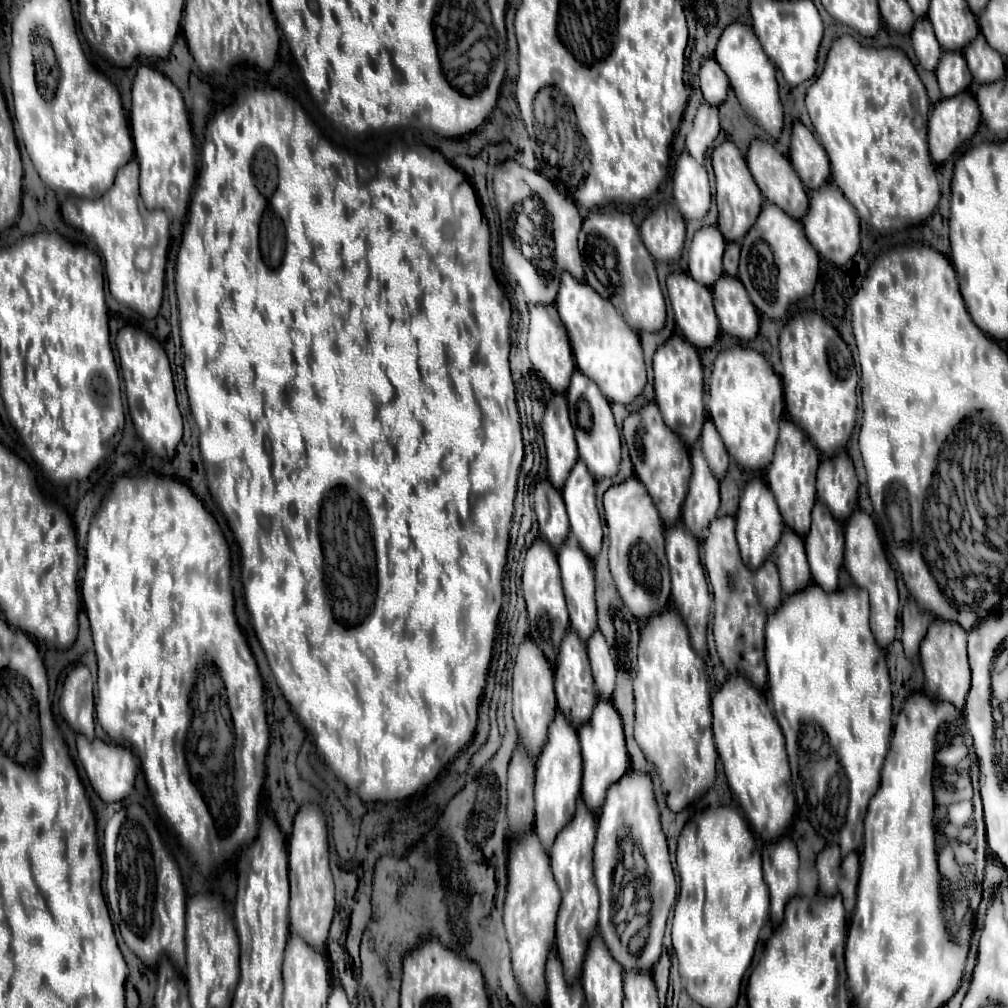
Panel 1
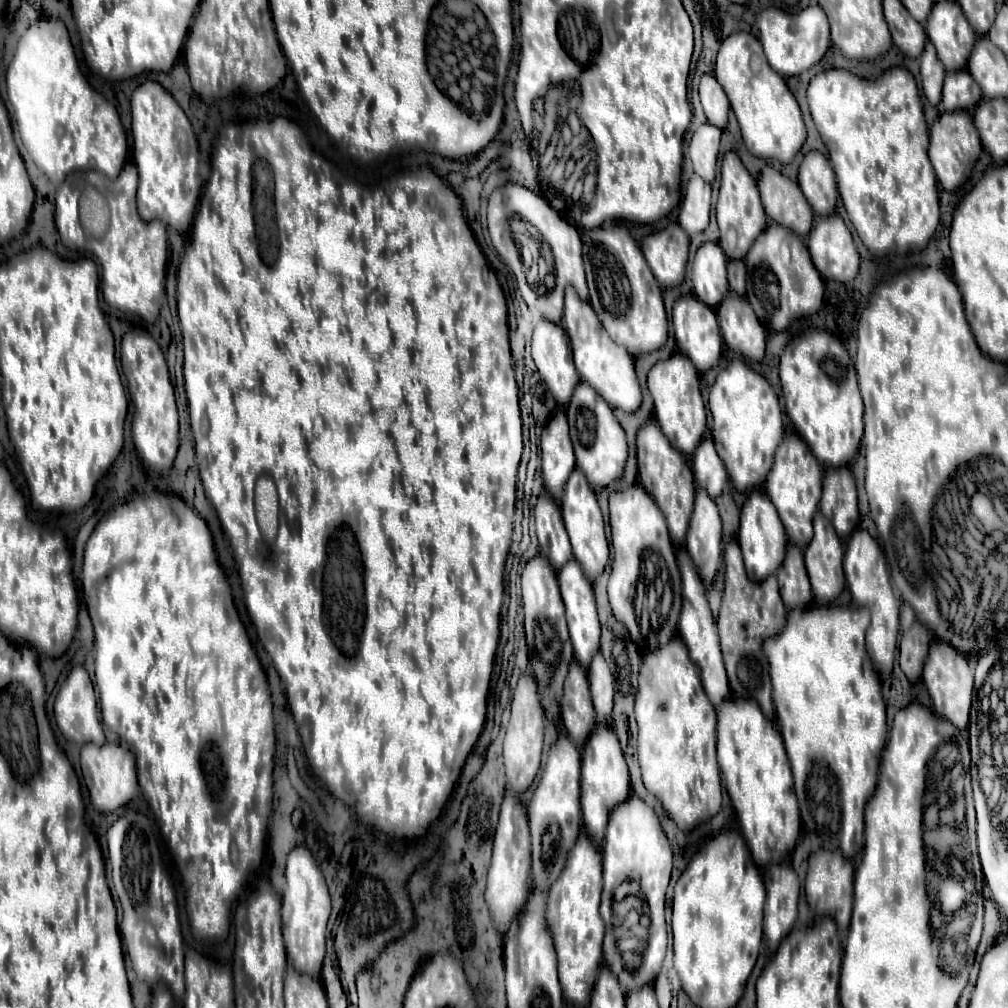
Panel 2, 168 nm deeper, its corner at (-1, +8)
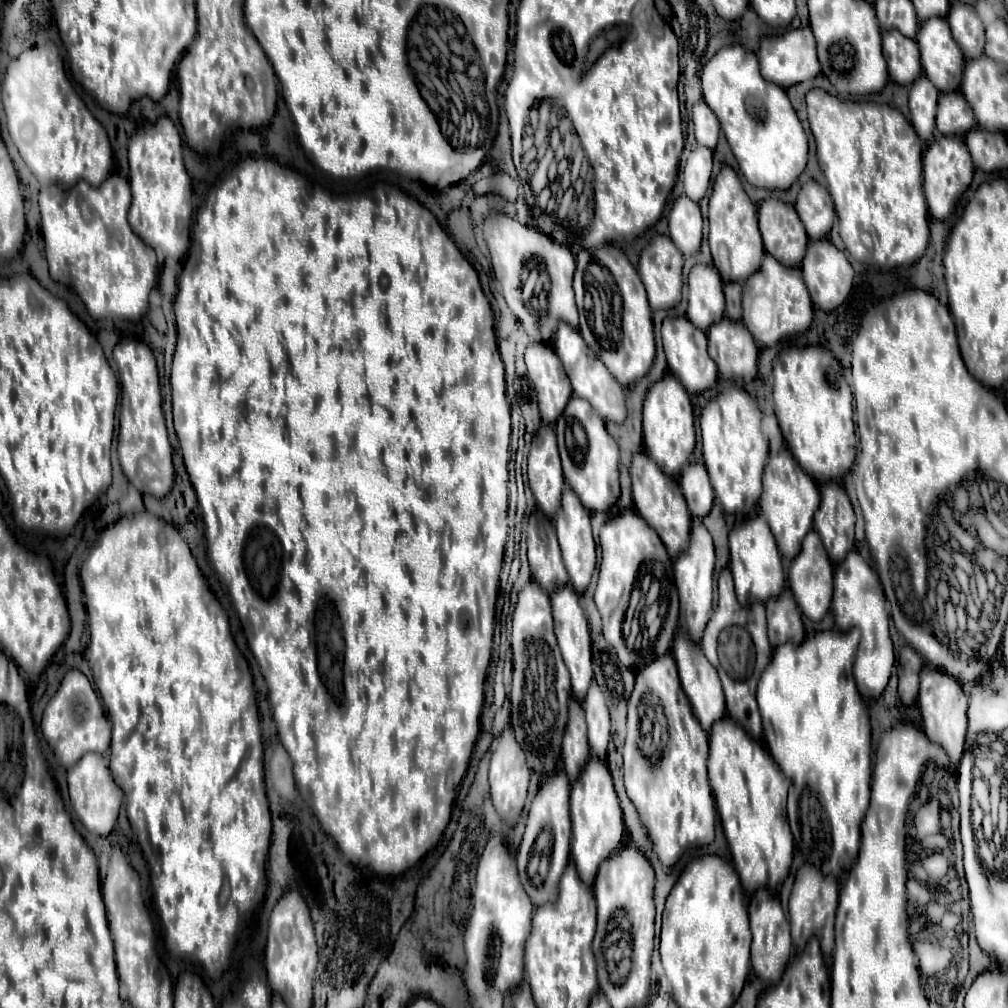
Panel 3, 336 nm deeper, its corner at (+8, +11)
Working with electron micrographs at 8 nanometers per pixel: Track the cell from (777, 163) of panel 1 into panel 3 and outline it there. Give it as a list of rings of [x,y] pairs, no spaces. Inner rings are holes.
[[[774,197],[764,199],[758,207],[758,219],[766,251],[784,265],[800,265],[806,253],[808,235],[796,209]]]

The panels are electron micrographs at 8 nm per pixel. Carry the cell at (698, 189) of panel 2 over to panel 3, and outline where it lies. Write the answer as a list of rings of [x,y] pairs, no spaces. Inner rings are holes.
[[[686,195],[676,197],[668,215],[668,227],[672,241],[678,245],[678,249],[682,249],[684,255],[696,253],[702,243],[704,227],[700,205]]]

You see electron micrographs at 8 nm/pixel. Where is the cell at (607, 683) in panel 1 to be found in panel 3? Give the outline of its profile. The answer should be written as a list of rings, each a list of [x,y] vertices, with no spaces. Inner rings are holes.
[[[596,681],[590,683],[590,689],[582,701],[582,707],[586,711],[590,751],[592,751],[592,755],[604,759],[606,747],[610,741],[610,711],[608,711],[604,693]]]

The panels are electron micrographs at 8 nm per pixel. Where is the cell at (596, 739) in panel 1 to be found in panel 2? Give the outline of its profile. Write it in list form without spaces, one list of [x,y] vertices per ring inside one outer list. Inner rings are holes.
[[[597,724],[595,732],[589,736],[583,746],[583,766],[581,766],[581,810],[583,810],[583,826],[595,846],[603,844],[607,820],[613,808],[623,804],[629,798],[629,772],[623,760],[623,752],[615,732],[603,724]]]

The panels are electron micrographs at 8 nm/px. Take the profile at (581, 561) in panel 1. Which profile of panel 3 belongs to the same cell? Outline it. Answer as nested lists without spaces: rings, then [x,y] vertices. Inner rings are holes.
[[[566,583],[562,587],[558,587],[552,595],[552,613],[554,613],[554,631],[556,631],[556,637],[558,637],[558,645],[560,645],[560,651],[562,651],[562,657],[564,657],[564,663],[570,671],[570,677],[572,677],[572,695],[576,699],[584,699],[586,695],[586,689],[594,677],[592,673],[592,643],[590,643],[590,627],[588,627],[588,619],[584,615],[584,609],[580,605],[580,597],[578,593]]]

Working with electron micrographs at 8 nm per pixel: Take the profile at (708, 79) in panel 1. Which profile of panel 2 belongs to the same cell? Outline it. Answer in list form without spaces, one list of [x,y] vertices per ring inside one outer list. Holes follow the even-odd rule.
[[[705,74],[701,78],[701,86],[699,86],[699,94],[701,94],[701,104],[707,116],[709,124],[715,124],[717,128],[725,128],[727,126],[727,116],[729,116],[729,100],[725,90],[719,86],[719,82],[715,80],[713,74]]]

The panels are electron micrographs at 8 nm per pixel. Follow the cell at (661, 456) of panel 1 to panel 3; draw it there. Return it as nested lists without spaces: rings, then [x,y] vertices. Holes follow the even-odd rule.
[[[640,449],[634,453],[630,475],[632,475],[632,495],[634,495],[636,511],[660,535],[670,557],[676,557],[678,553],[682,553],[682,545],[686,545],[686,537],[690,533],[690,521],[692,521],[692,515],[688,511],[686,499],[682,497],[682,489],[678,481],[662,473],[662,469],[658,469],[656,461],[648,455],[646,449]]]

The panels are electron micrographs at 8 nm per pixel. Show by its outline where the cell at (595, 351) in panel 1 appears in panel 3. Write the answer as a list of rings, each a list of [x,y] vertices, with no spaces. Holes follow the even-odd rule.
[[[560,321],[556,339],[554,339],[554,351],[558,353],[566,373],[570,377],[574,395],[586,397],[604,421],[622,423],[626,419],[626,387],[618,383],[618,379],[606,369],[606,365],[600,361],[600,357],[586,345],[580,329],[568,325],[566,321]]]

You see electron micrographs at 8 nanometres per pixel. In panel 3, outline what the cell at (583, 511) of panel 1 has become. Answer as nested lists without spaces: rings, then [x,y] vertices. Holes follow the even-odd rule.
[[[564,487],[560,509],[554,515],[554,527],[558,533],[558,543],[562,549],[562,557],[564,557],[564,565],[566,565],[570,583],[578,593],[584,593],[592,579],[592,573],[596,569],[596,543],[592,537],[590,511],[578,501],[578,495],[570,487]]]

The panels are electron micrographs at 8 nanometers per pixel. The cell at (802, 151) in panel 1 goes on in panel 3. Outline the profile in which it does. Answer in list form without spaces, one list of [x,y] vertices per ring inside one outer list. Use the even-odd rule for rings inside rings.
[[[810,179],[802,183],[796,199],[796,211],[810,239],[826,237],[834,223],[834,203],[826,187]]]

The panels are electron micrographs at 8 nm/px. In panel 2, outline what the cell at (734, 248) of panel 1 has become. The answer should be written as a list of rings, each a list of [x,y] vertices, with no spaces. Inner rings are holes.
[[[731,260],[727,264],[727,272],[729,272],[729,290],[735,292],[737,296],[745,294],[745,264],[741,260]]]

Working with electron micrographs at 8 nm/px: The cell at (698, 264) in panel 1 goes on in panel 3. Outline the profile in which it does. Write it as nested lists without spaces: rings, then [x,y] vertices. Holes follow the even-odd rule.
[[[698,263],[688,275],[688,311],[694,325],[706,331],[718,317],[724,317],[722,277],[714,265]]]

